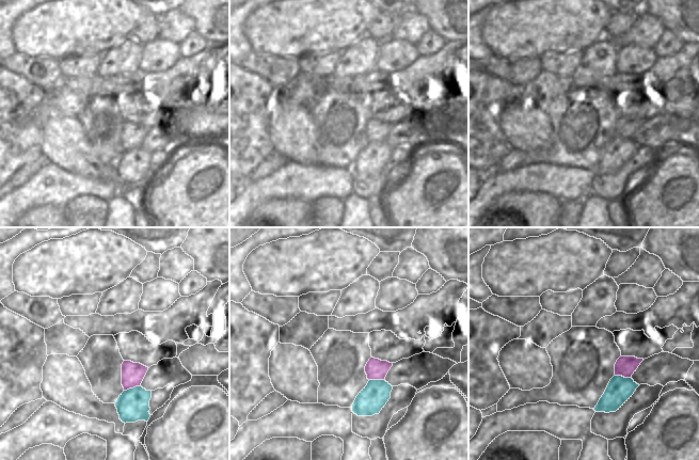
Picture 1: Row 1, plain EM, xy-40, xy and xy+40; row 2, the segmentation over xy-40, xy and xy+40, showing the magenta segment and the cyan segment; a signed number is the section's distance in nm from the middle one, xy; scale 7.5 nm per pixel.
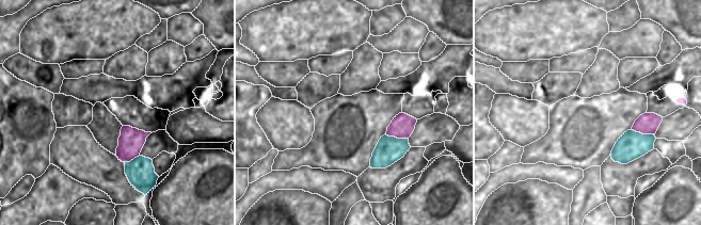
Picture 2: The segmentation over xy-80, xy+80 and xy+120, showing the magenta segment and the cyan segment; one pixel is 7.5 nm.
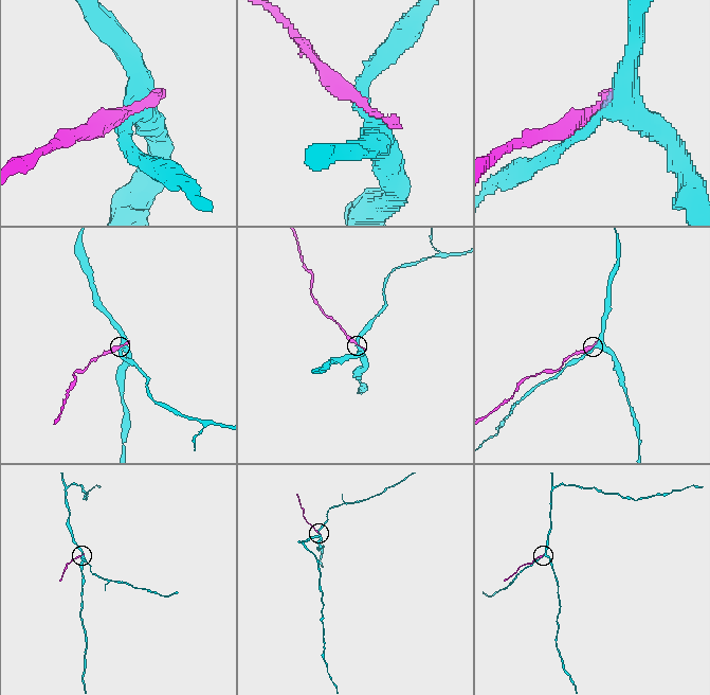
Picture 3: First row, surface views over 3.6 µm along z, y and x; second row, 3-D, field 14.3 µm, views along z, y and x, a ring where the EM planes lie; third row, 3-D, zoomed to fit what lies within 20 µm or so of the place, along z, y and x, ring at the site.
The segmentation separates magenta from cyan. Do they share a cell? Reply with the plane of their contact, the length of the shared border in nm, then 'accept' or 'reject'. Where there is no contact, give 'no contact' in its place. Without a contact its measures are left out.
meets magenta in xy-40; contact 130 nm long; reject

